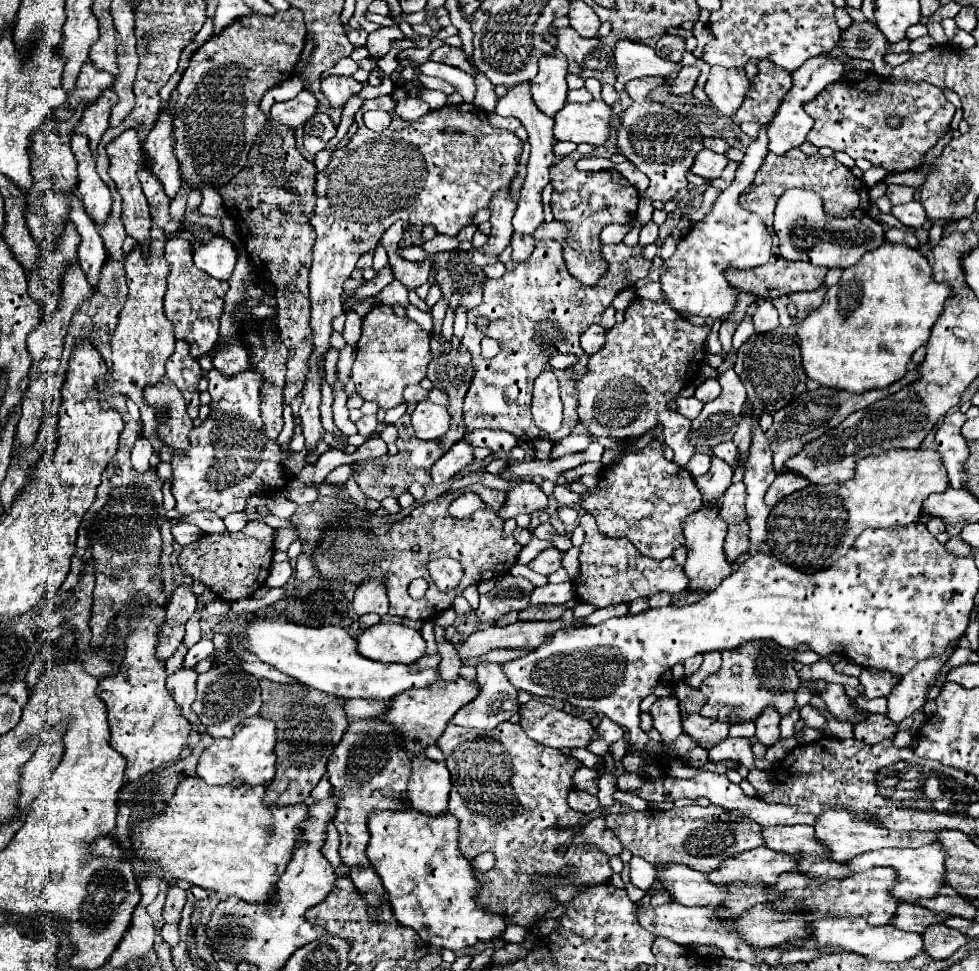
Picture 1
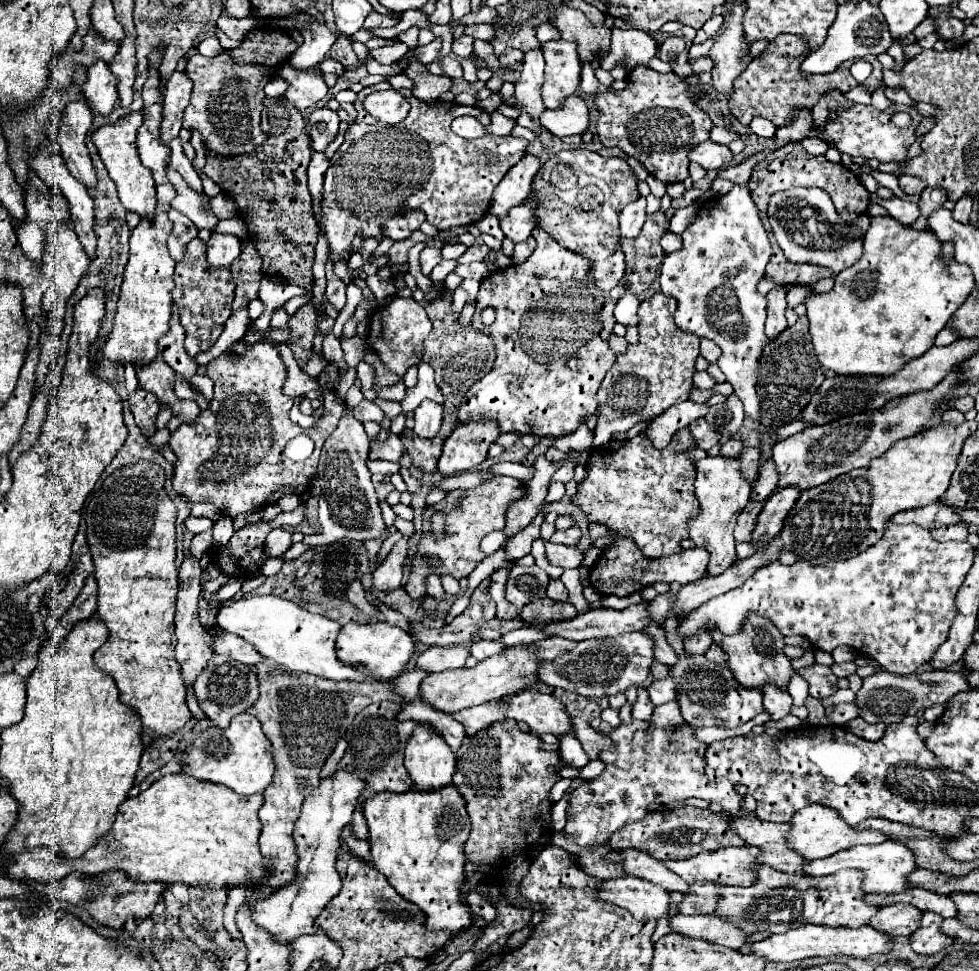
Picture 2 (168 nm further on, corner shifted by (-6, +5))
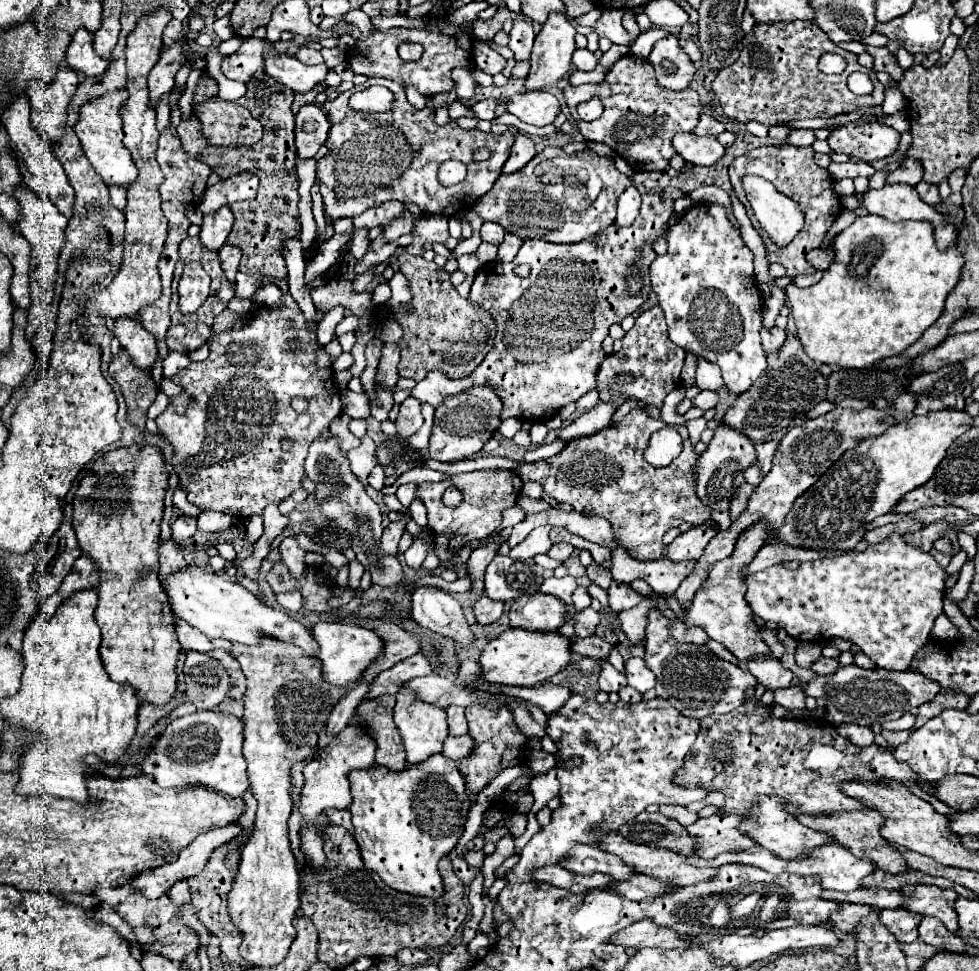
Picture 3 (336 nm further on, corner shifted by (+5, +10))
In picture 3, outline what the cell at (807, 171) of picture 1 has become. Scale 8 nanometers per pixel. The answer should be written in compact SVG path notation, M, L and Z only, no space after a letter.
M784 144L784 146L762 146L762 148L756 148L756 150L746 152L740 158L736 158L730 164L728 174L730 174L732 188L738 194L742 192L742 176L754 174L754 176L766 178L768 182L772 182L776 186L776 190L780 190L782 194L786 194L792 200L800 202L800 208L804 210L804 228L800 230L800 234L788 246L784 246L784 248L776 246L762 230L760 230L760 236L762 236L762 240L766 244L766 258L768 258L768 262L782 264L790 278L794 278L798 274L814 274L816 270L806 262L806 254L820 246L820 242L826 236L826 230L830 228L834 218L842 212L842 206L840 206L840 198L832 192L832 182L834 182L832 176L828 174L828 170L820 168L814 162L812 146L796 148L796 146Z

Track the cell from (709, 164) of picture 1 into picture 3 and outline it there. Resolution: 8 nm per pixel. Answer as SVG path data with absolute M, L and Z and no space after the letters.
M676 134L672 144L686 162L692 162L696 166L712 166L724 154L724 146L714 136Z

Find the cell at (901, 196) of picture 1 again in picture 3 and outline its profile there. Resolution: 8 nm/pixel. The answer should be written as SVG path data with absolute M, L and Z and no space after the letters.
M908 156L898 170L894 170L894 172L888 174L886 182L888 182L888 184L904 182L904 184L908 184L908 186L916 186L916 184L922 180L922 174L924 174L922 162L916 162L916 158L910 158L910 156Z

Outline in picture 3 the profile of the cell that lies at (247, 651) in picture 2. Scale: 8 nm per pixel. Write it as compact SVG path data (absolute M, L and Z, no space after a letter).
M176 620L176 634L178 634L180 648L184 652L188 652L188 650L210 652L212 648L232 650L232 644L228 640L212 640L206 634L202 634L200 630L196 630L194 626L188 626L188 622L184 622L184 620Z

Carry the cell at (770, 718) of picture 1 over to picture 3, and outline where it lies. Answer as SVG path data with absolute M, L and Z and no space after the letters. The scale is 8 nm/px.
M768 654L768 658L752 658L752 662L748 662L746 666L756 676L756 680L760 684L764 684L764 688L768 688L768 690L790 686L790 680L794 676L772 654Z

